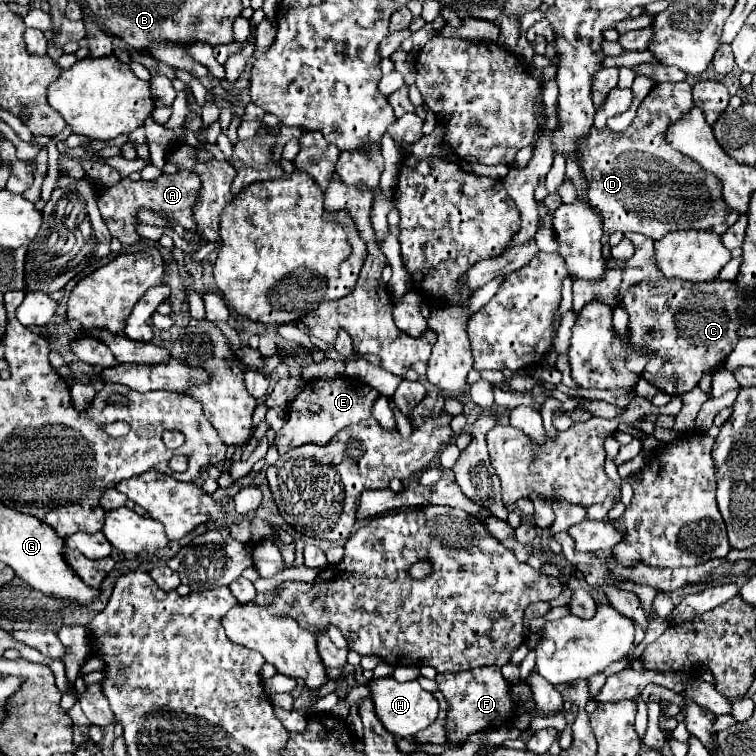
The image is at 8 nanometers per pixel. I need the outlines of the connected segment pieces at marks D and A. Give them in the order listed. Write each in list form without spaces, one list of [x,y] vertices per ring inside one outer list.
[[[659,83],[651,89],[651,93],[641,101],[639,105],[639,117],[633,119],[633,123],[621,131],[597,131],[591,129],[591,139],[583,143],[583,167],[587,167],[587,175],[591,175],[591,187],[589,187],[589,203],[601,213],[603,217],[603,229],[609,233],[615,231],[635,231],[643,233],[651,239],[661,239],[669,231],[681,231],[681,229],[701,229],[701,231],[713,231],[717,235],[723,235],[727,227],[731,227],[739,219],[739,211],[733,211],[725,201],[721,193],[721,181],[699,167],[693,159],[687,159],[683,153],[675,151],[665,141],[665,131],[671,125],[673,119],[679,119],[687,109],[693,107],[691,87],[689,83]]]
[[[179,171],[175,175],[161,173],[153,181],[131,181],[129,177],[123,177],[113,187],[97,189],[97,205],[99,205],[101,217],[111,233],[111,237],[121,241],[123,245],[135,245],[143,239],[135,230],[135,227],[141,223],[137,217],[141,207],[151,209],[155,215],[163,217],[169,225],[175,225],[175,223],[181,225],[185,231],[189,231],[193,235],[197,231],[197,223],[193,217],[193,203],[199,197],[199,189],[201,189],[201,179],[193,171]]]

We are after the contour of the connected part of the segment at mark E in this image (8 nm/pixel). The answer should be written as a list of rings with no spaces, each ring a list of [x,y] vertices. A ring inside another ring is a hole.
[[[351,377],[317,379],[317,381],[307,383],[303,387],[303,391],[295,397],[295,401],[289,405],[291,411],[289,411],[287,423],[275,435],[275,445],[279,449],[279,455],[285,455],[293,447],[299,447],[305,443],[327,445],[347,425],[369,419],[371,407],[377,397],[379,397],[379,391],[375,387],[369,387],[365,383],[357,383],[357,379],[351,379]],[[313,405],[321,407],[321,411],[313,411],[311,409]]]

